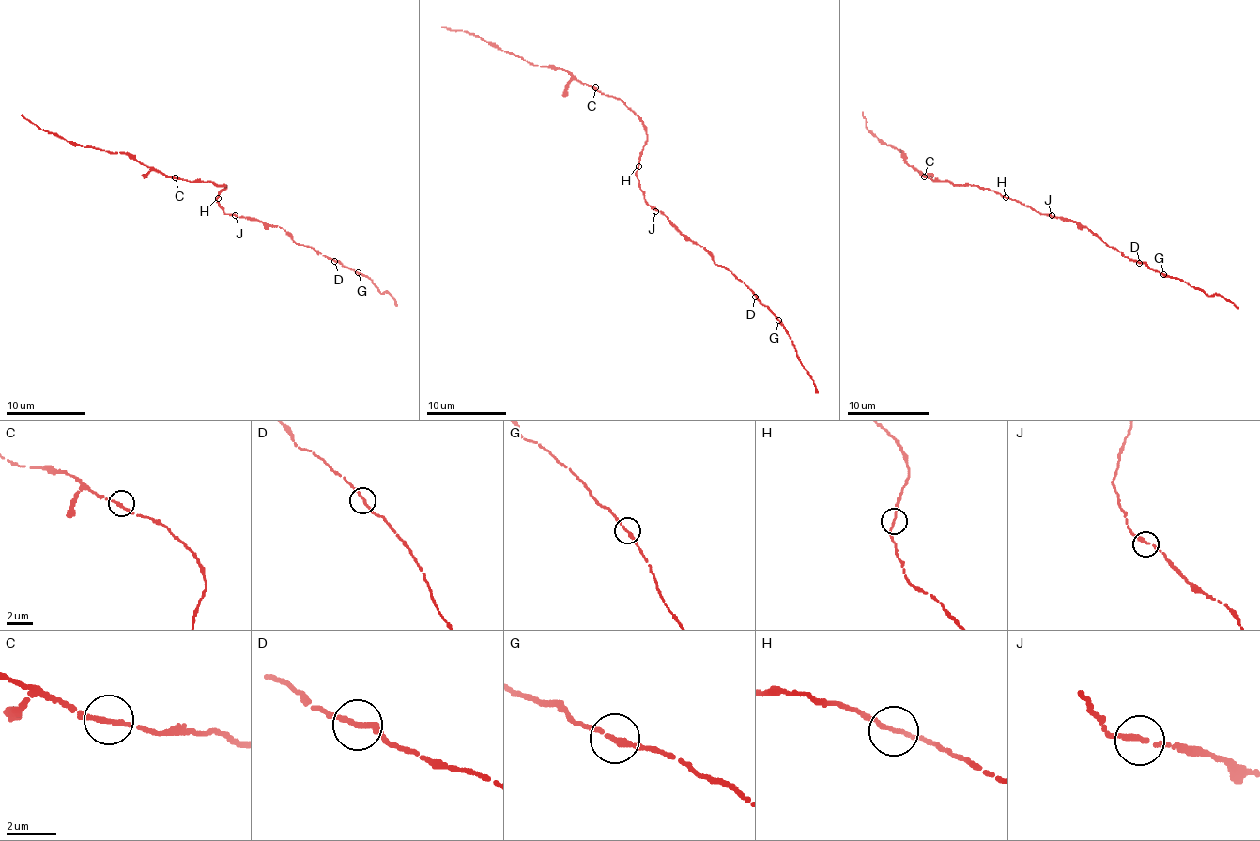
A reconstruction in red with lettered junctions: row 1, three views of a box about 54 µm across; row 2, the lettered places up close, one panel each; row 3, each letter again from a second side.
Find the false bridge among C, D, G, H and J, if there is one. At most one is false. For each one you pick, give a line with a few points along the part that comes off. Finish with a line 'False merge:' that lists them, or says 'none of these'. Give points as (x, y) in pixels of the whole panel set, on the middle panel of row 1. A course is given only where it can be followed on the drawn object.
False merge: none of these

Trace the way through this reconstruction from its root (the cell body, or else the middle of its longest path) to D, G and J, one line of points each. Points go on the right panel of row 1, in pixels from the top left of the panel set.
D: (1017, 201), (1041, 213), (1049, 213), (1052, 218), (1066, 218), (1076, 221), (1088, 228), (1109, 246), (1139, 263)
G: (1017, 201), (1041, 213), (1049, 213), (1052, 218), (1066, 218), (1076, 221), (1125, 256), (1145, 263), (1163, 275)
J: (1017, 201), (1052, 215)

